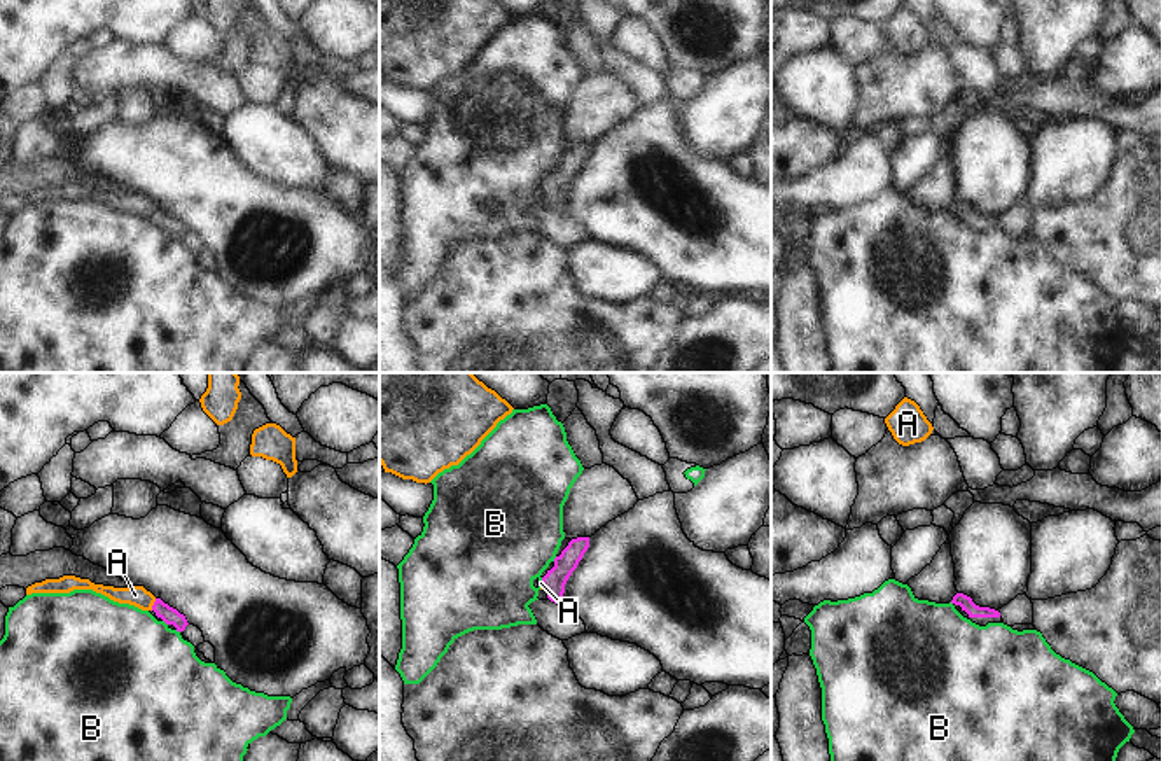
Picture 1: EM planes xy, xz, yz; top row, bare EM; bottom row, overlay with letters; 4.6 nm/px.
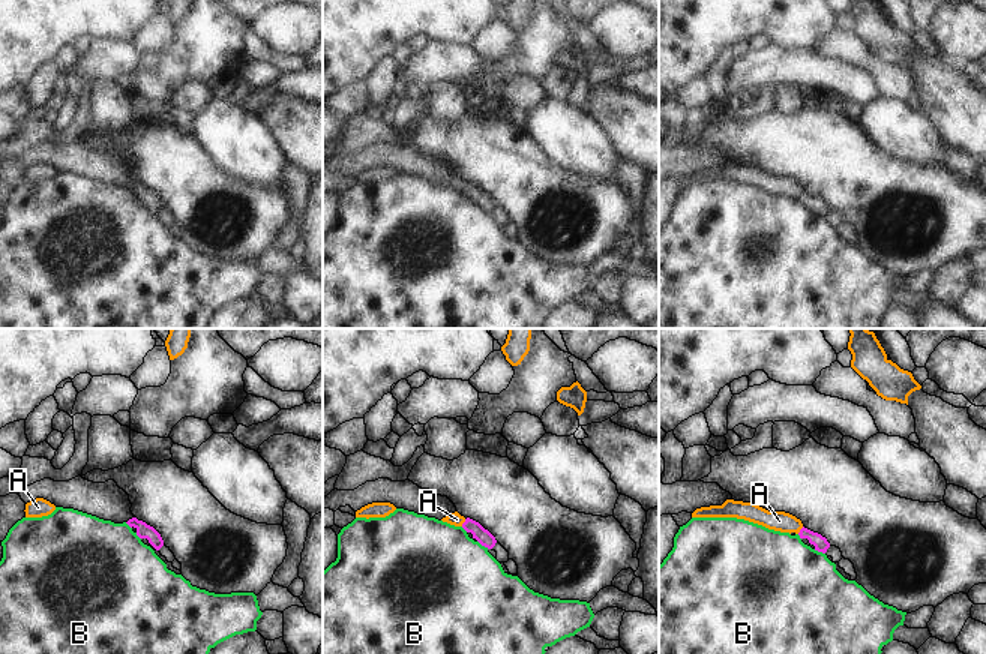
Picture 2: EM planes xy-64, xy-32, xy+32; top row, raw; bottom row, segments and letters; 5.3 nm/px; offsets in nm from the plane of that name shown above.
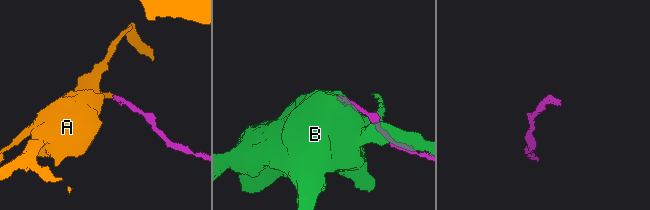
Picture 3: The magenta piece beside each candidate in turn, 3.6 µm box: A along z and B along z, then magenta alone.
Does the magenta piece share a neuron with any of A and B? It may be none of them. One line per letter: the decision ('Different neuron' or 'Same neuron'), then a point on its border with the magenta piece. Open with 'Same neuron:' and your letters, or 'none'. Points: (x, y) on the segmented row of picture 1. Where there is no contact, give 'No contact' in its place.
Same neuron: A
A: Same neuron. Touches magenta at xy (154, 604)
B: Different neuron. Touches magenta at xy (165, 621)

